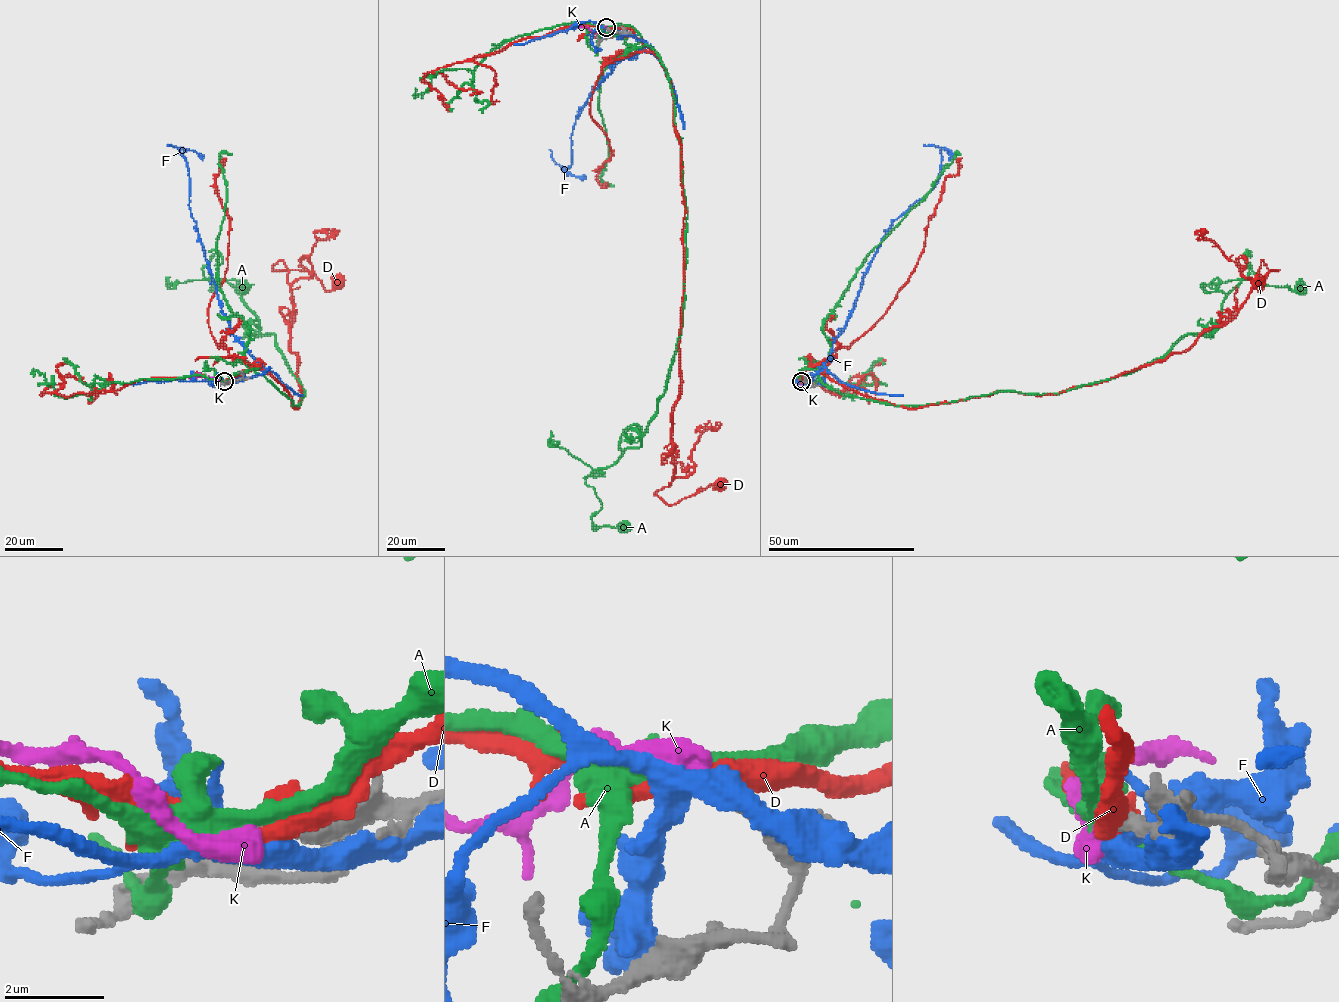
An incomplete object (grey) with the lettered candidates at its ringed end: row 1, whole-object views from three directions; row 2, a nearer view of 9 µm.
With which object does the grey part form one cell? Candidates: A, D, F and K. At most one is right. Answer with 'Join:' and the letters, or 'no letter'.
Join: K

